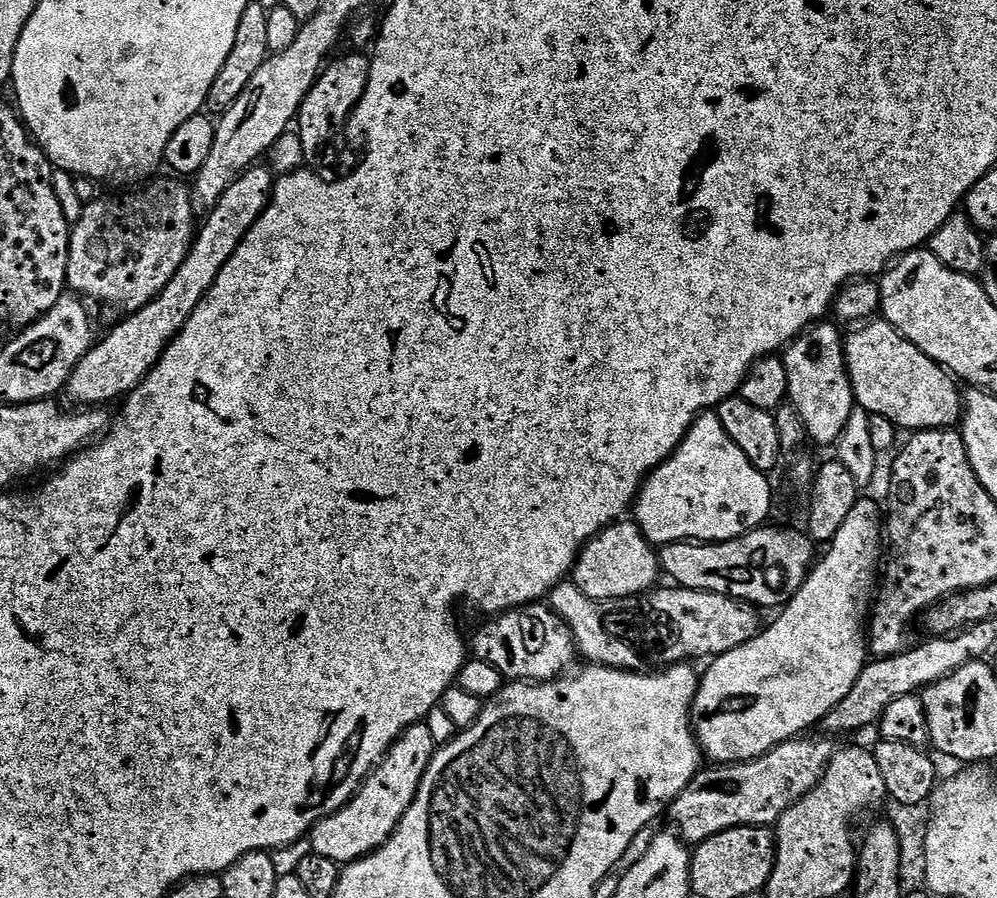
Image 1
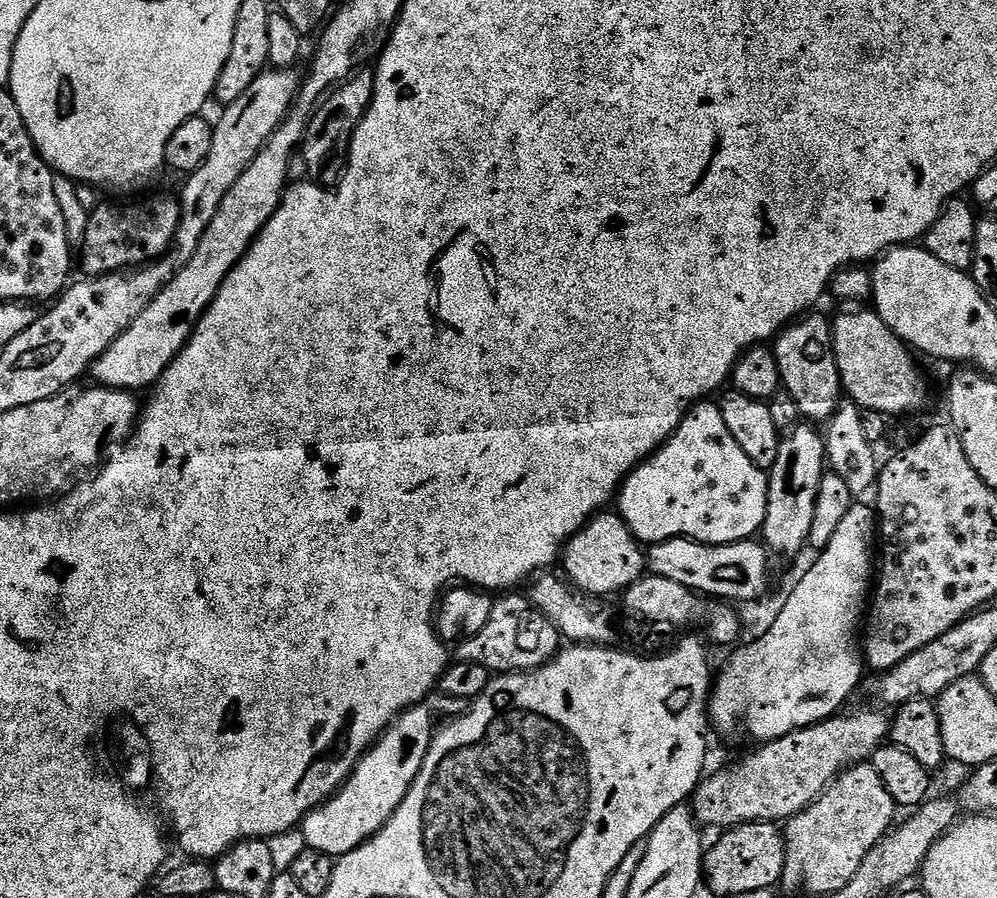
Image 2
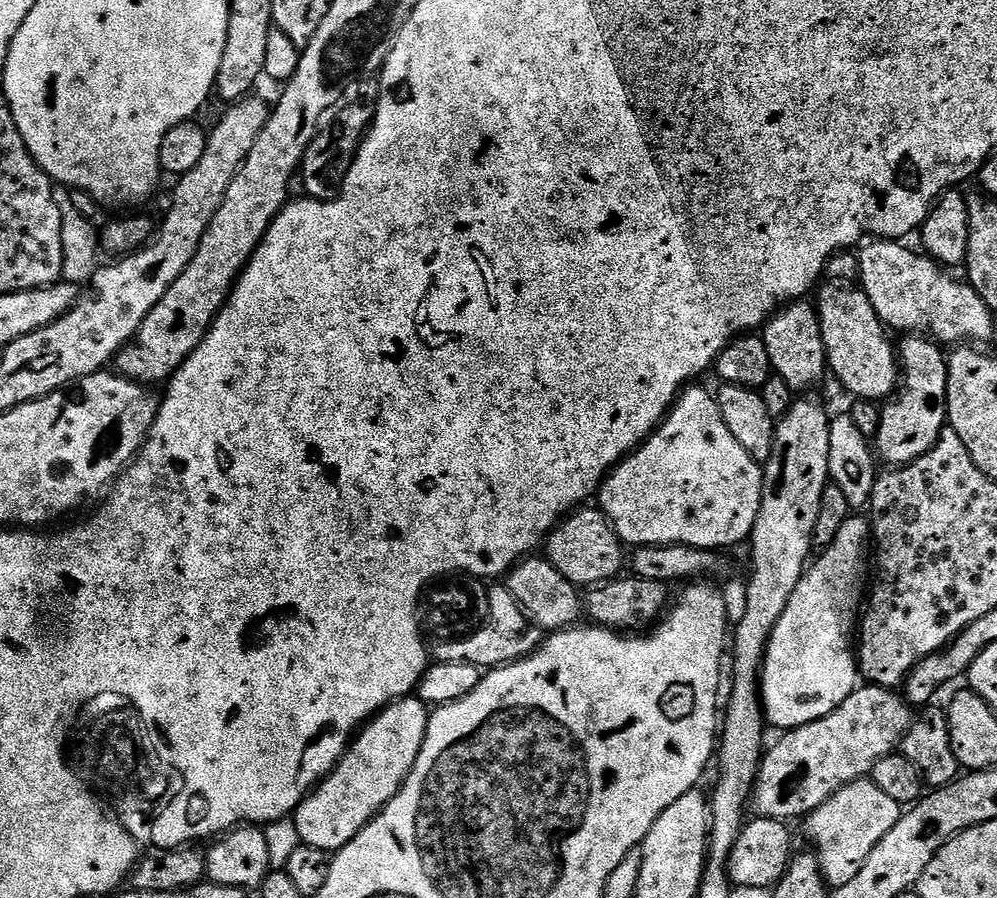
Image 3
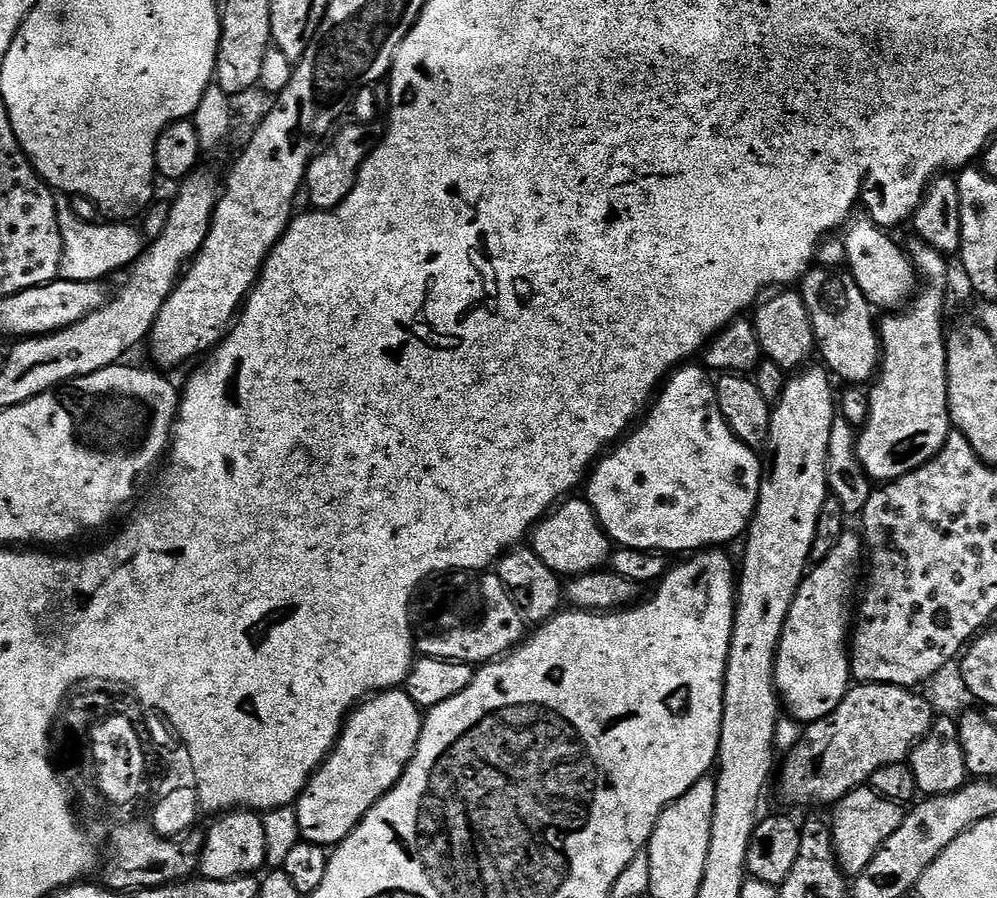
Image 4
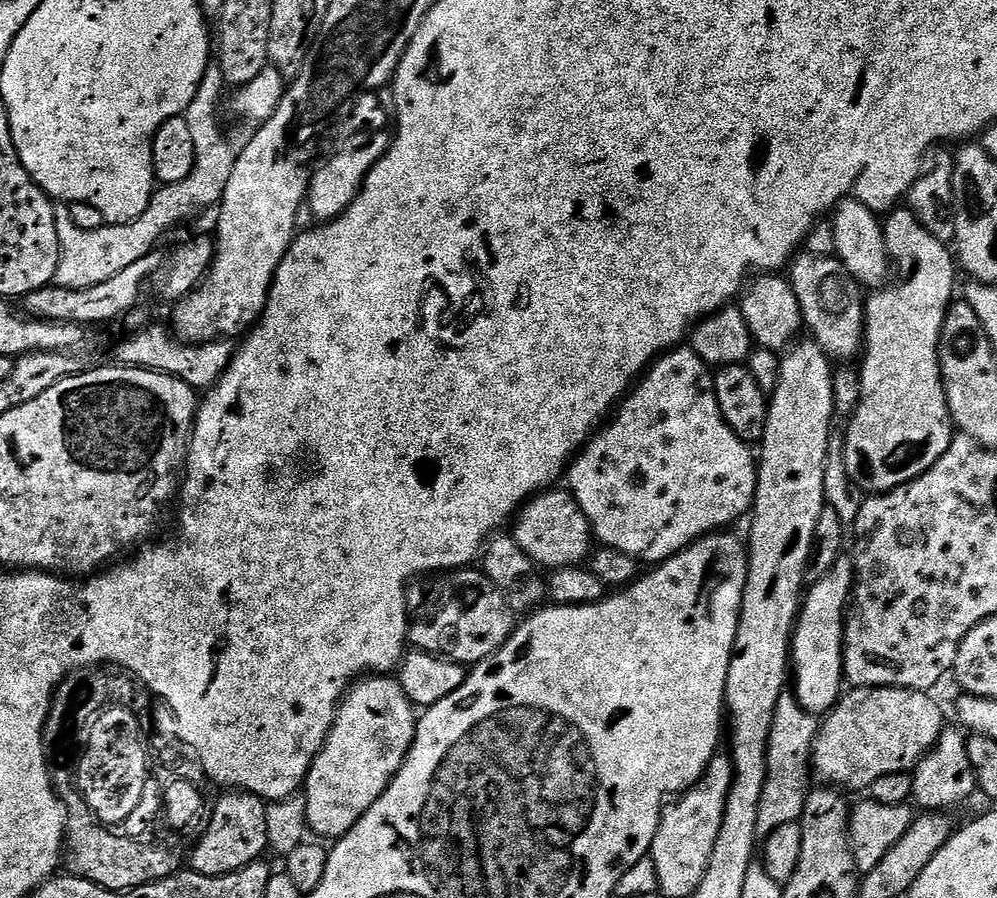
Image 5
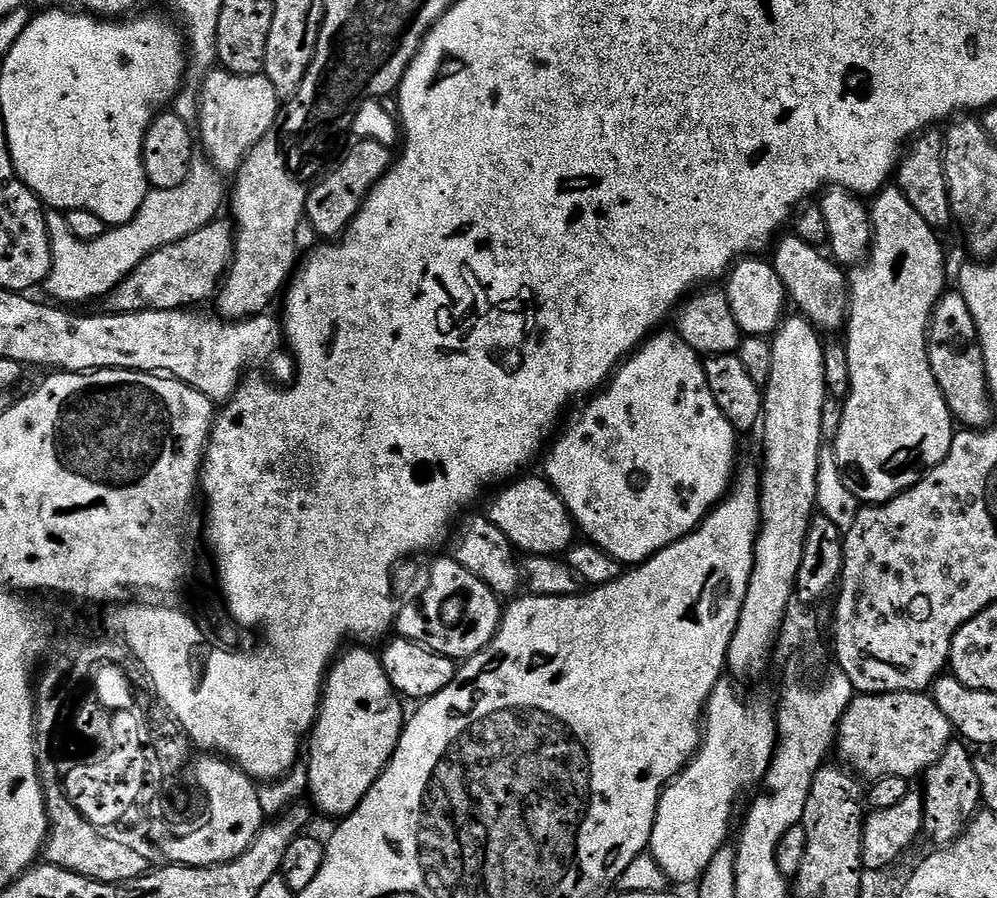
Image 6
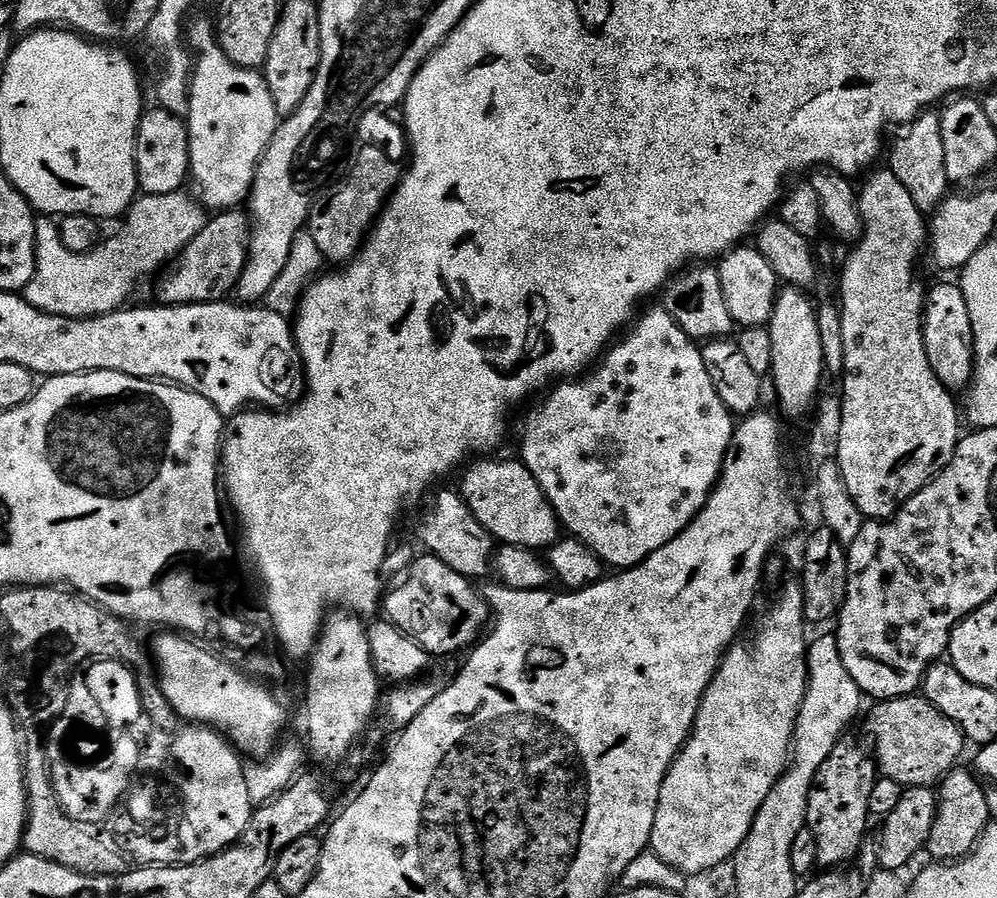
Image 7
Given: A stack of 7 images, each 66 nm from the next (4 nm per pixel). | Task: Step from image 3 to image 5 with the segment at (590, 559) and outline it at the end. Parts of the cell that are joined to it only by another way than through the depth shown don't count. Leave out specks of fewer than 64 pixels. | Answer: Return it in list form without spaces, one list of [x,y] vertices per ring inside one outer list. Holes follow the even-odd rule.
[[[556,486],[533,496],[515,513],[510,528],[510,534],[521,550],[544,570],[583,565],[594,551],[592,527],[586,514],[582,514],[571,491],[561,488]]]

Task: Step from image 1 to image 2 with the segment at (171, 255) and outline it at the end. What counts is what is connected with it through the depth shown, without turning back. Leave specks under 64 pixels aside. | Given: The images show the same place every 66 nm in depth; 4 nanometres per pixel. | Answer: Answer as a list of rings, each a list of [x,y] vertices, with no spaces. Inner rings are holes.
[[[156,196],[153,200],[140,200],[137,204],[101,203],[90,213],[82,237],[84,268],[89,277],[99,278],[135,270],[167,254],[176,238],[180,225],[179,199]]]

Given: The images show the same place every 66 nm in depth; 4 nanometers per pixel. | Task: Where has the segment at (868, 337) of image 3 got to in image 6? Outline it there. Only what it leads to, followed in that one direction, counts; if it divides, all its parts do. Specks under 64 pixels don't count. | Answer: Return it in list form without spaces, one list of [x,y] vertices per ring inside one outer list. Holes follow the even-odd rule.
[[[784,234],[775,241],[770,263],[778,278],[782,278],[789,301],[800,307],[797,308],[799,313],[807,317],[821,333],[836,334],[839,328],[841,331],[847,325],[848,310],[852,306],[852,290],[845,269],[820,252],[823,251],[817,245],[802,242],[802,238],[794,234]]]

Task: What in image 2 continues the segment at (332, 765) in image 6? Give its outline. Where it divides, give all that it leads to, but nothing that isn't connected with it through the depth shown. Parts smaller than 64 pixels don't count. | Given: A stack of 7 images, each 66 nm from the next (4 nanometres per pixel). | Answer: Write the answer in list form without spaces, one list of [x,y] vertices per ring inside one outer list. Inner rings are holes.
[[[428,706],[407,708],[401,712],[356,763],[344,785],[326,803],[304,817],[302,831],[309,848],[339,858],[368,843],[368,839],[390,822],[398,806],[402,806],[410,786],[414,786],[414,778],[418,778],[432,745],[432,712],[424,707]]]

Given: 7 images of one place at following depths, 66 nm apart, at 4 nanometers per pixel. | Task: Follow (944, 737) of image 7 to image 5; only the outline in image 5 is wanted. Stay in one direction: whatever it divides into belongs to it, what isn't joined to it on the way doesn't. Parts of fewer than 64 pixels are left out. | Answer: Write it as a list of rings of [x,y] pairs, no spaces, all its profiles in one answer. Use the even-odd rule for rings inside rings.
[[[852,688],[841,695],[836,707],[823,717],[820,730],[816,735],[816,744],[812,748],[812,772],[821,785],[835,786],[840,790],[849,790],[848,788],[860,788],[867,790],[877,778],[882,778],[886,774],[898,774],[899,772],[911,772],[916,764],[928,753],[930,749],[938,742],[942,730],[946,727],[944,712],[931,700],[928,692],[919,692],[909,688]]]

